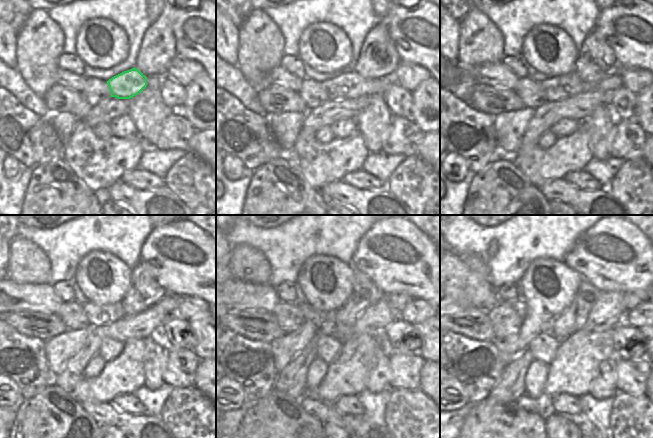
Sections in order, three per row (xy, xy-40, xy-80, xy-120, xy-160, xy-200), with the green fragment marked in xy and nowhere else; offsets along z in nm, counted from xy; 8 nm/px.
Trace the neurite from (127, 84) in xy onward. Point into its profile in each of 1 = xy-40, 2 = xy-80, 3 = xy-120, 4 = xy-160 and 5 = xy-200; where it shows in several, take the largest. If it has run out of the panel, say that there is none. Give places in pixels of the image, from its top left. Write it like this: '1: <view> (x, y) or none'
1: xy-40 (348, 85)
2: xy-80 (556, 88)
3: xy-120 (98, 315)
4: xy-160 (324, 320)
5: xy-200 (630, 300)

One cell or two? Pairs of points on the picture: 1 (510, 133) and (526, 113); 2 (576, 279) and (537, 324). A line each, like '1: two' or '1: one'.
1: one
2: one

